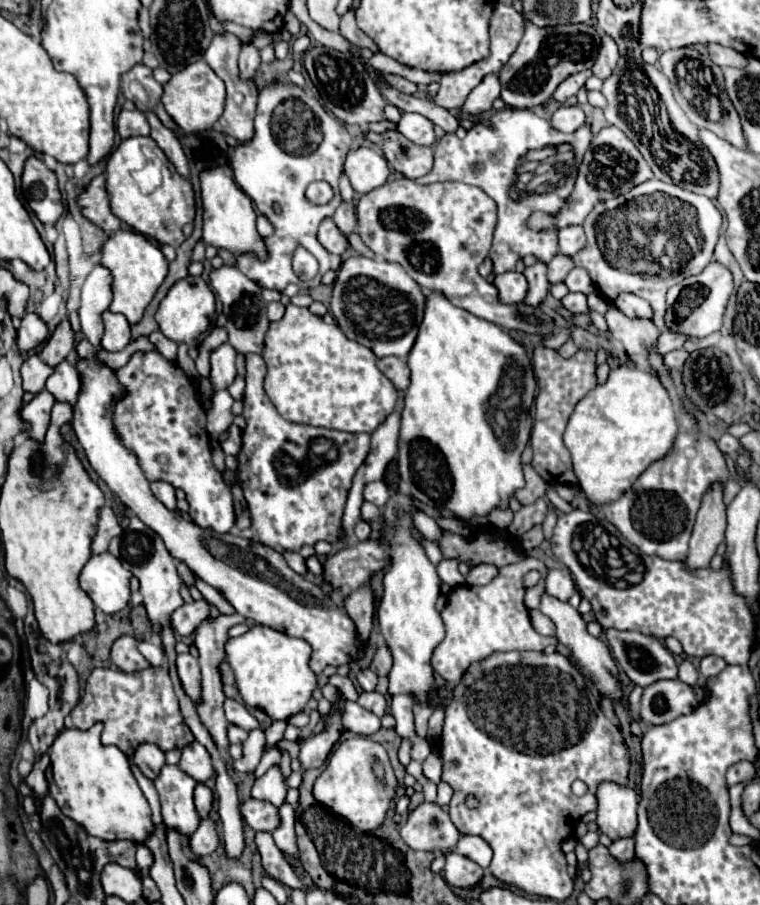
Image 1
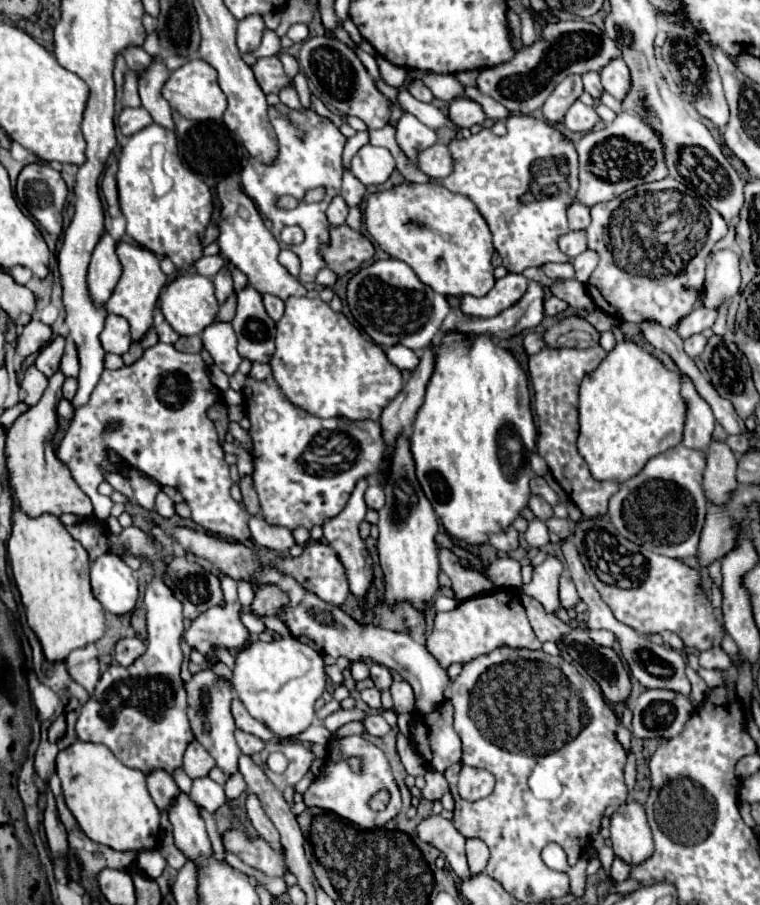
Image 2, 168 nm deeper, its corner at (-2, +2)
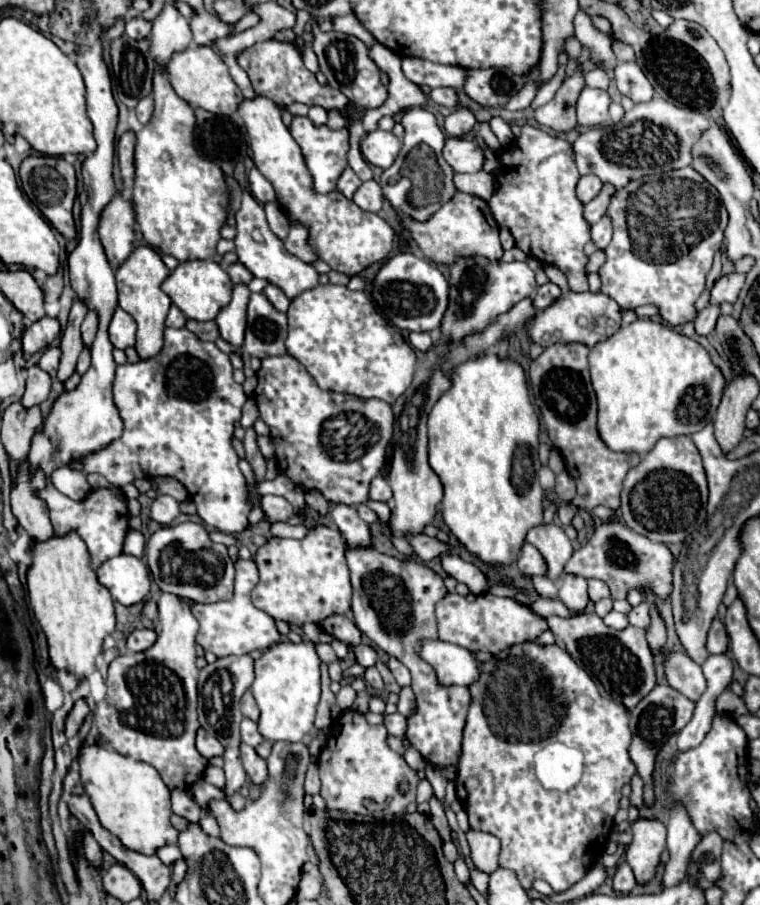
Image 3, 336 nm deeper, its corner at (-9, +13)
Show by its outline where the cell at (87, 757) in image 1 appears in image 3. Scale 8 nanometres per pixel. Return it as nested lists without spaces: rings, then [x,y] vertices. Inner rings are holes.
[[[85,742],[83,748],[81,748],[81,780],[83,780],[85,792],[91,798],[91,804],[95,808],[97,816],[99,816],[101,826],[105,830],[109,830],[113,836],[117,836],[123,842],[125,848],[135,850],[135,852],[145,854],[145,856],[153,856],[161,846],[177,842],[179,832],[169,822],[169,818],[173,814],[171,792],[167,790],[159,772],[151,764],[139,762],[139,760],[133,760],[133,758],[123,758],[115,750],[107,750],[103,746]]]

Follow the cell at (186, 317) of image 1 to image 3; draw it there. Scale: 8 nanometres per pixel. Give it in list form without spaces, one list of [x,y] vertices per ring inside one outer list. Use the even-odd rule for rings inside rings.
[[[189,260],[189,262],[181,262],[169,276],[167,280],[161,284],[161,290],[171,298],[171,302],[187,316],[199,322],[207,322],[207,320],[215,320],[219,310],[227,306],[227,302],[231,300],[231,290],[233,290],[233,282],[229,278],[229,274],[213,260]]]

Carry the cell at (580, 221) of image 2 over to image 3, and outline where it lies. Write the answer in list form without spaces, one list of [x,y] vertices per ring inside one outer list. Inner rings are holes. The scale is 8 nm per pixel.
[[[587,174],[587,176],[581,176],[579,182],[577,182],[577,198],[587,204],[591,198],[595,198],[595,194],[599,194],[603,182],[595,176],[595,174]]]

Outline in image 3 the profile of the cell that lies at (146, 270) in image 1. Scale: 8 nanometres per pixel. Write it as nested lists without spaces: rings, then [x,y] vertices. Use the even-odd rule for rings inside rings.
[[[139,246],[133,254],[115,270],[117,290],[119,290],[119,306],[129,312],[137,322],[137,344],[135,350],[141,360],[155,358],[163,348],[163,330],[165,316],[171,306],[171,300],[165,292],[161,292],[161,282],[169,276],[169,268],[163,264],[161,256],[151,246]]]

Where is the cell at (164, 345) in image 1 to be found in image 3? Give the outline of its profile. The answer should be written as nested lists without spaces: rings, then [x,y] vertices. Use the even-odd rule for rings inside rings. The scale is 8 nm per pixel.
[[[171,304],[171,310],[169,310],[167,320],[165,320],[165,326],[171,326],[171,328],[183,328],[185,322],[187,322],[185,314],[183,314],[175,304]]]

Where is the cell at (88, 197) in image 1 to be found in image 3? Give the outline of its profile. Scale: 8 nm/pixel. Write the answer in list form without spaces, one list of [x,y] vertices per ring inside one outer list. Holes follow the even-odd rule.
[[[129,130],[119,138],[117,144],[117,156],[119,156],[119,168],[121,168],[121,178],[125,188],[133,188],[133,178],[135,178],[135,132]]]

